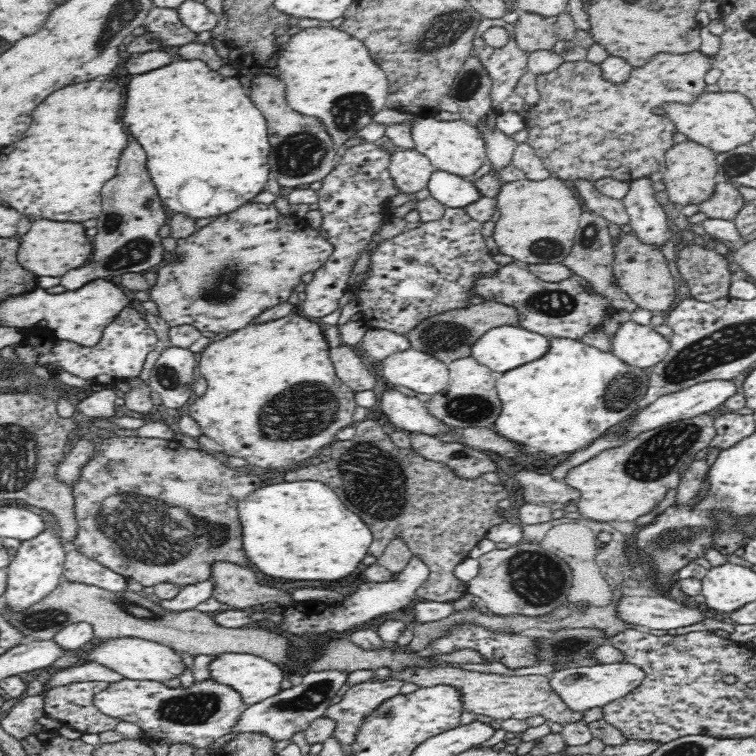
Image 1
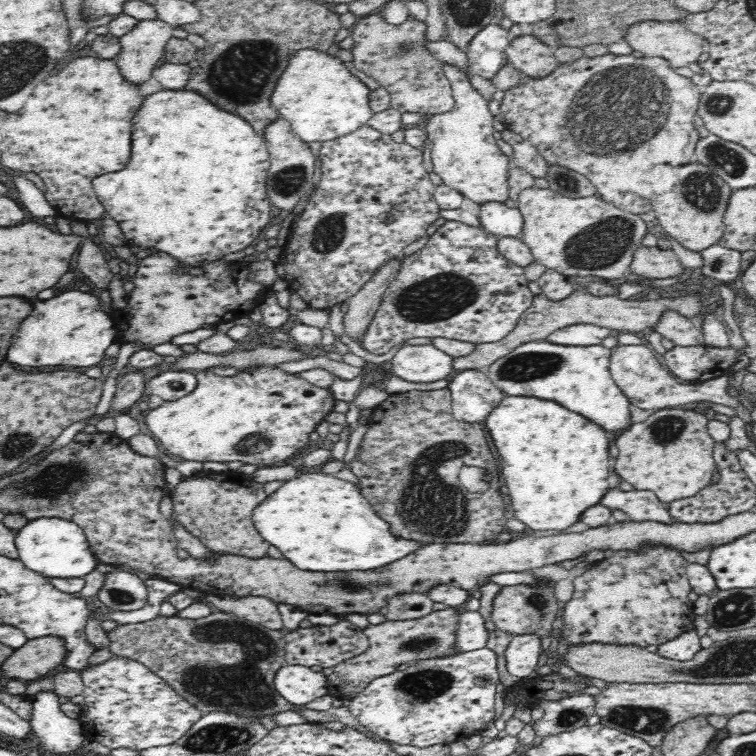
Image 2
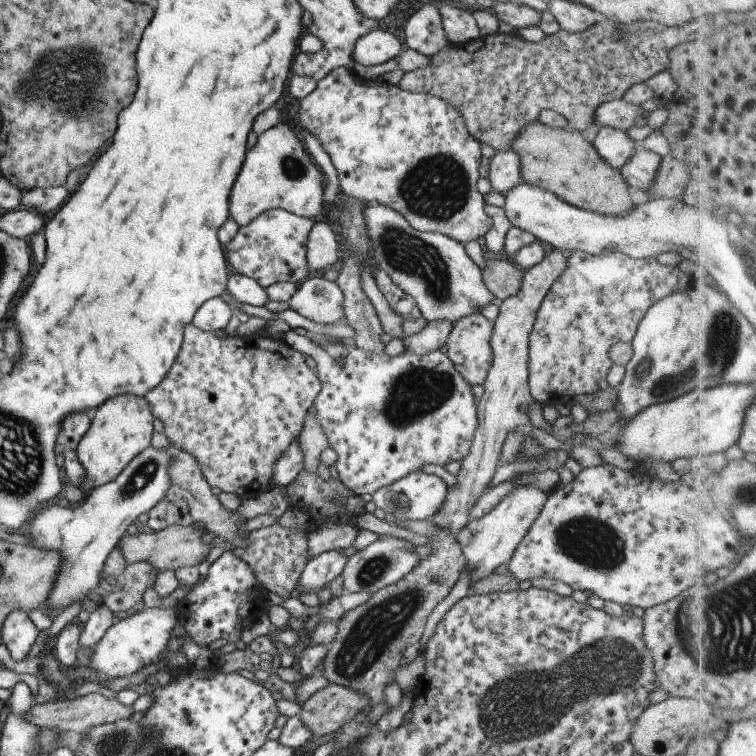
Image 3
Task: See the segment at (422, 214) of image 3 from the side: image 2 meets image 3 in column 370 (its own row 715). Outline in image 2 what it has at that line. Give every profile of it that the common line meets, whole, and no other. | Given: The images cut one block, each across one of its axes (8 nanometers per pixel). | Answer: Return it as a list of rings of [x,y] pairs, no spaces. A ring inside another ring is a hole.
[[[112,653],[102,664],[80,670],[84,683],[84,704],[77,723],[83,724],[85,738],[108,748],[144,750],[166,746],[182,738],[203,715],[198,708],[174,691],[146,665]]]

